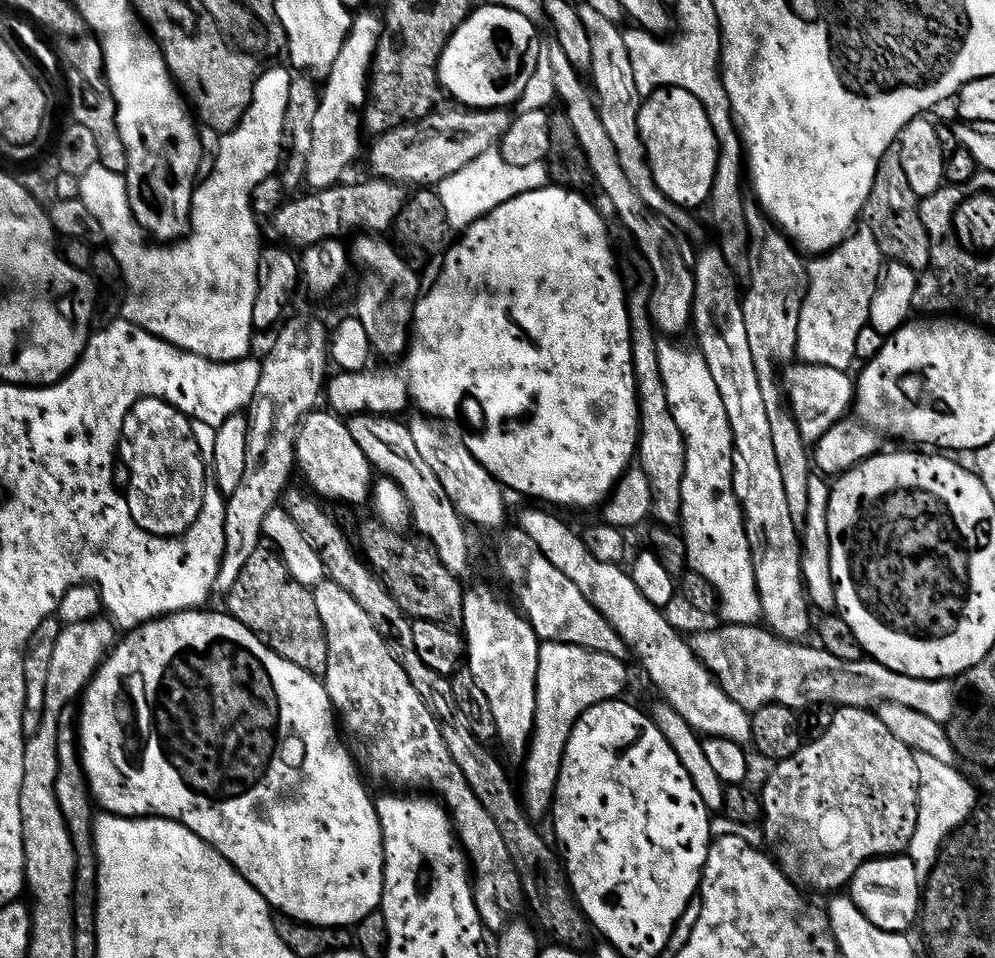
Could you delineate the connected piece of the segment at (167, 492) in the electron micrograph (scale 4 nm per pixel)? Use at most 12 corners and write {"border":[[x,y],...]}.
{"border":[[139,400],[118,456],[126,499],[152,536],[181,537],[204,505],[189,417]]}

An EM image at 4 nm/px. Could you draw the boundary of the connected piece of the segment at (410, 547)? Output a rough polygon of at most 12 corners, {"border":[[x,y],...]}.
{"border":[[375,518],[363,559],[404,615],[459,629],[461,581],[427,539]]}

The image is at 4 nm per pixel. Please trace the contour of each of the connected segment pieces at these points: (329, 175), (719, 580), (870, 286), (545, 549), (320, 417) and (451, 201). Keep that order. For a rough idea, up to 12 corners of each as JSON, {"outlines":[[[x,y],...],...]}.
{"outlines":[[[364,10],[322,84],[309,189],[334,188],[360,152],[384,32]],[[661,343],[666,398],[688,455],[687,567],[721,621],[764,610],[732,431],[699,350]],[[860,226],[808,264],[796,355],[848,372],[886,258]],[[556,516],[534,543],[628,643],[701,737],[752,744],[752,717],[619,564]],[[311,412],[296,467],[325,501],[367,505],[373,466],[347,423]],[[498,150],[438,186],[448,227],[549,187],[547,163],[511,164]]]}

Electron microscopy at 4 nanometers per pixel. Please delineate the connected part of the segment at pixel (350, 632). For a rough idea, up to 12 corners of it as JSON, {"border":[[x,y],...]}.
{"border":[[325,578],[322,678],[369,781],[427,790],[489,933],[526,904],[494,818],[370,614]]}

